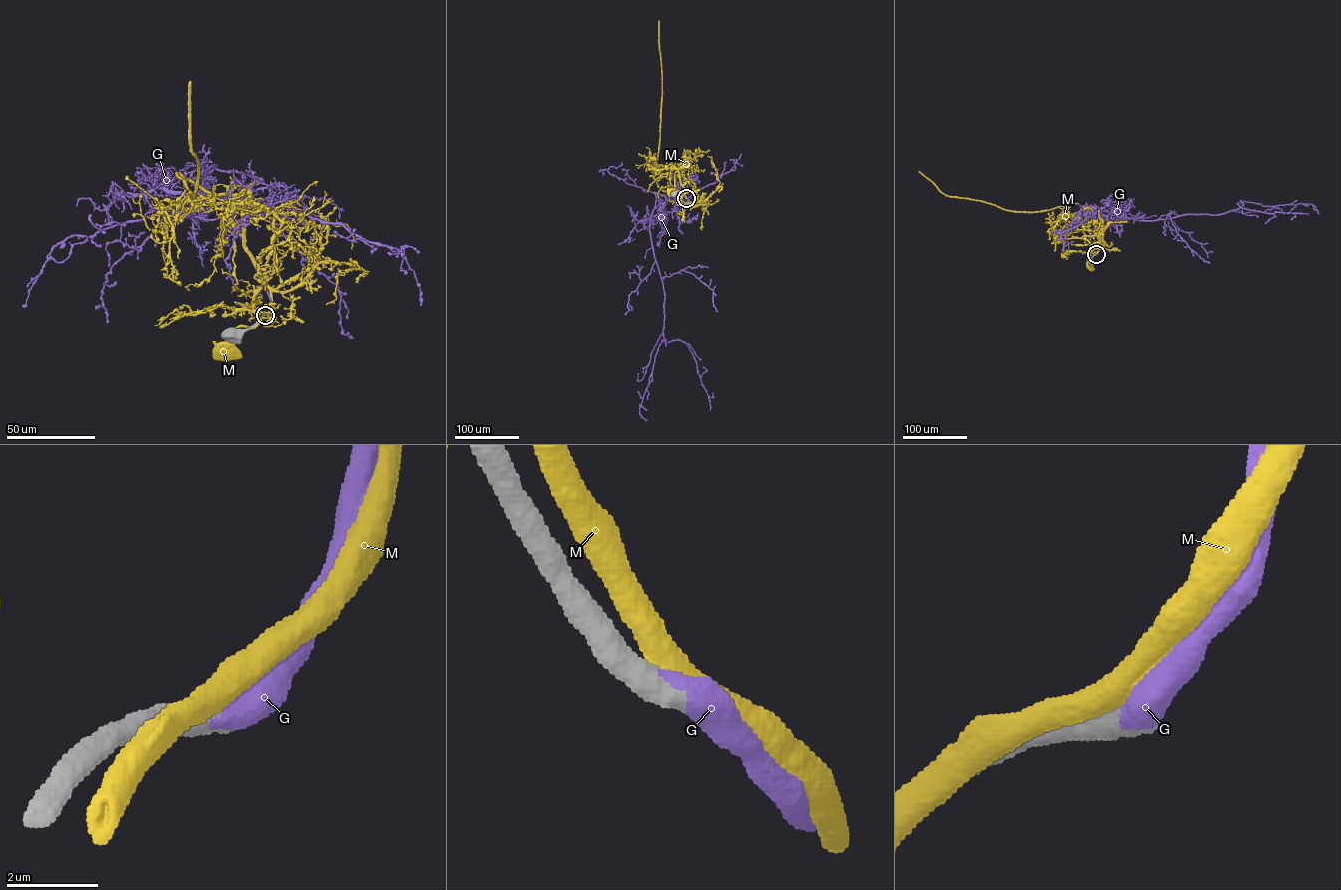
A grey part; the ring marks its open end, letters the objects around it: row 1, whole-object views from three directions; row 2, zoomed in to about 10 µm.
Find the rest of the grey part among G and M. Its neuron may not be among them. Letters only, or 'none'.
G

